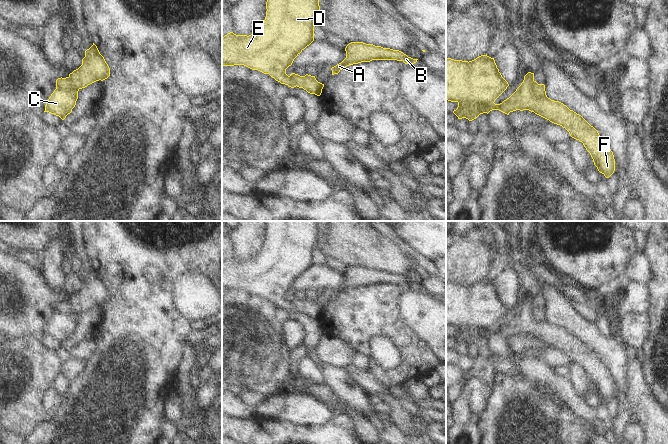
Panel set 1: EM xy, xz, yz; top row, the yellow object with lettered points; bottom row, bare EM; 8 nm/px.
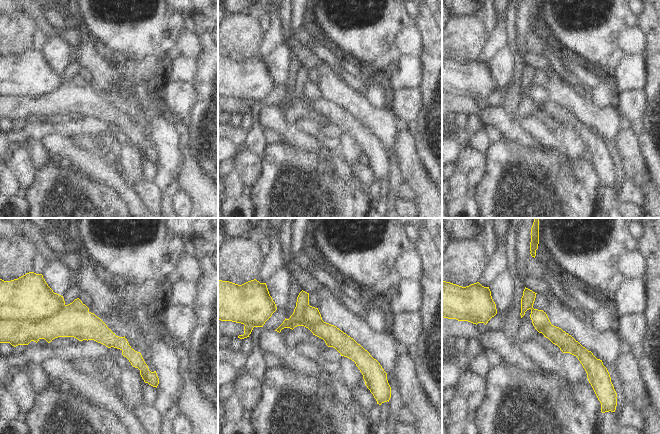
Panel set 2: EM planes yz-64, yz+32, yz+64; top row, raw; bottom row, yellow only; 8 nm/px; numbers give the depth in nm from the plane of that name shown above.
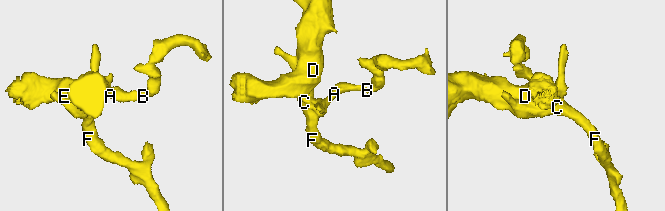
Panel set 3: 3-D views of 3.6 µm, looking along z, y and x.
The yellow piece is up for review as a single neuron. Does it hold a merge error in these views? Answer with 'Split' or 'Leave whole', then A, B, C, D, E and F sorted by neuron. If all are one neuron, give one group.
Split. Groups: A B C F / D E

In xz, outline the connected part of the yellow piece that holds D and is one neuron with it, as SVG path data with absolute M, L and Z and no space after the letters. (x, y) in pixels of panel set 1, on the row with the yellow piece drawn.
M267 0L266 9L264 23L256 32L249 36L230 32L222 38L222 67L244 65L294 88L297 86L295 80L286 74L286 69L314 41L319 0Z

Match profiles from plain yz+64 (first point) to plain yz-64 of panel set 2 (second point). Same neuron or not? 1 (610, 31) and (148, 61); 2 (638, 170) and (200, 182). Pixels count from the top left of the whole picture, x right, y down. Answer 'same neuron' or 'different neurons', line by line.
1: different neurons
2: same neuron

